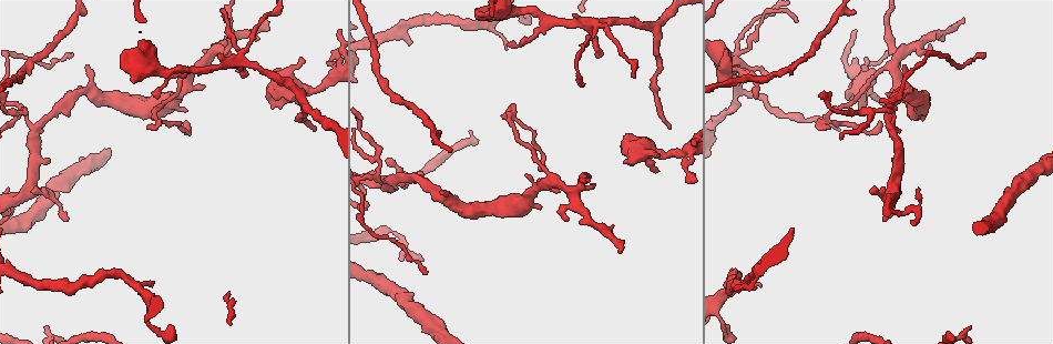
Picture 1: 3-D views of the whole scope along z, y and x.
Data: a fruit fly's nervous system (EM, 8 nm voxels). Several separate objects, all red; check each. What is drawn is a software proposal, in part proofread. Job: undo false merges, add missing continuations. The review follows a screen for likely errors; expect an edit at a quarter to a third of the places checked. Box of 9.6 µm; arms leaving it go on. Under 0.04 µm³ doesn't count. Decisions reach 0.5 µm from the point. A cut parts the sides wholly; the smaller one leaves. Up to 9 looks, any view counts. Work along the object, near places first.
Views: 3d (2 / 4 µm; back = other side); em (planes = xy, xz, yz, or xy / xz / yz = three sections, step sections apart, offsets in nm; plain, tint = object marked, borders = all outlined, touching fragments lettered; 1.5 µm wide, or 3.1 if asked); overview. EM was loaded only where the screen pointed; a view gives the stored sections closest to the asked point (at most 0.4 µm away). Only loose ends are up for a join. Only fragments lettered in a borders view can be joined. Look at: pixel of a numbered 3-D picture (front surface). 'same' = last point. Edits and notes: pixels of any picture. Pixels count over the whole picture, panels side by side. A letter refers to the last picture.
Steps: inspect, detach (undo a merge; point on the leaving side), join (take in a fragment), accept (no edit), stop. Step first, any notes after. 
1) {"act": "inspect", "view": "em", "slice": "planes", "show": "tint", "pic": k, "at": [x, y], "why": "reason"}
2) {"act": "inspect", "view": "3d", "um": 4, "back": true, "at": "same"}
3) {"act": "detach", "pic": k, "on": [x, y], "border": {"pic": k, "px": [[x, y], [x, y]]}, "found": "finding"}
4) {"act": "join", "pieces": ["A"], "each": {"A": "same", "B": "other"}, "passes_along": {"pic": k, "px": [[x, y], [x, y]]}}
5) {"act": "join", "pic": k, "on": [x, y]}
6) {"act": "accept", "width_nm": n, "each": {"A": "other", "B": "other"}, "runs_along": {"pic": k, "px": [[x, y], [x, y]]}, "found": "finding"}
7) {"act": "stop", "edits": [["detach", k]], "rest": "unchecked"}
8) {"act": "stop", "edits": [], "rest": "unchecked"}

{"act": "inspect", "view": "em", "slice": "planes", "show": "tint", "pic": 1, "at": [654, 171], "why": "free end"}

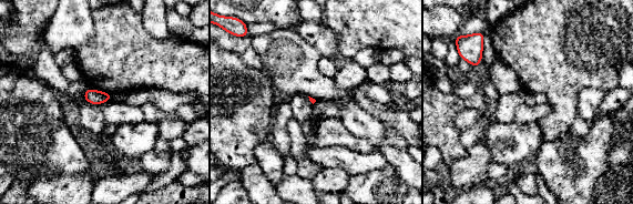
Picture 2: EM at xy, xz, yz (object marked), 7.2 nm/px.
{"act": "inspect", "view": "em", "slice": "planes", "show": "borders", "at": "same", "why": "what lies round it"}

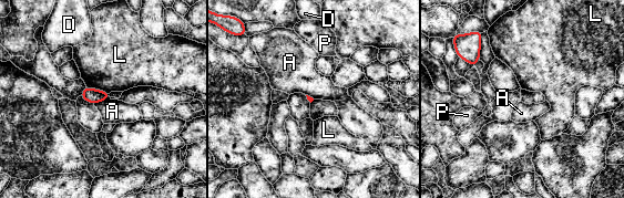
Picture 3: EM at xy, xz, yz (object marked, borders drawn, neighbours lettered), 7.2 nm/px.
{"act": "accept", "each": {"A": "other", "D": "other", "L": "other", "P": "other"}, "border": {"pic": 3, "px": [[87, 85], [109, 93]]}, "found": "no lettered fragment goes on from it"}

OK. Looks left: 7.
{"act": "inspect", "view": "3d", "um": 4, "pic": 1, "at": [619, 250], "why": "an open end"}

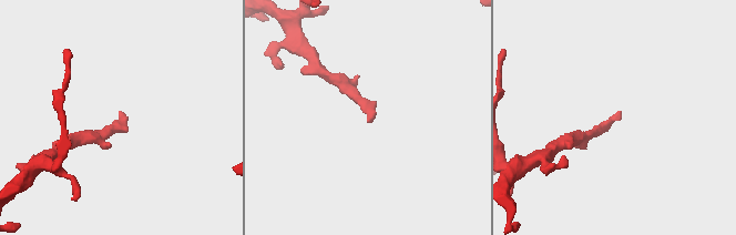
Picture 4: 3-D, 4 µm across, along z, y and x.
{"act": "inspect", "view": "em", "slice": "planes", "show": "tint", "pic": 4, "at": [368, 119], "why": "now the EM"}

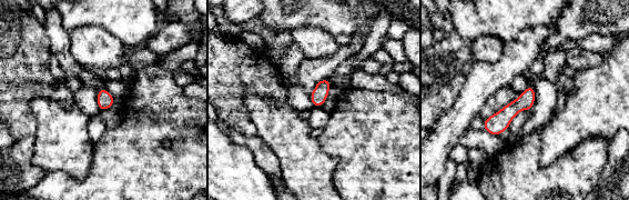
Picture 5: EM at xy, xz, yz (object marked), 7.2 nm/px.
{"act": "inspect", "view": "em", "slice": "planes", "show": "borders", "at": "same"}

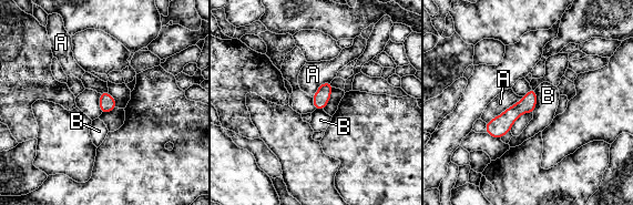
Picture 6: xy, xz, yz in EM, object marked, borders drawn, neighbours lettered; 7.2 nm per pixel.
{"act": "accept", "width_nm": 110, "longest_contact_nm": ["A", 340], "each": {"A": "other", "B": "other"}, "found": "no lettered fragment goes on from it"}

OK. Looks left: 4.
{"act": "inspect", "view": "3d", "um": 4, "pic": 1, "at": [390, 181], "why": "a fork"}

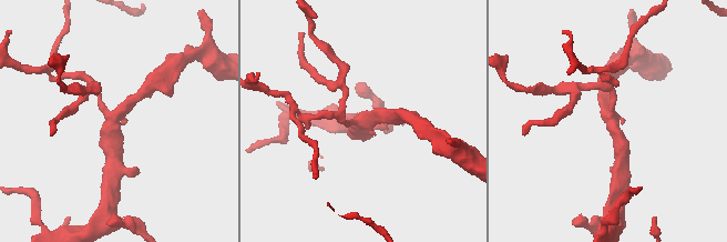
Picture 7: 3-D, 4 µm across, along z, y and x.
{"act": "inspect", "view": "em", "slice": "yz", "step": 8, "show": "tint", "pic": 7, "at": [114, 114], "why": "shape alone is not enough"}

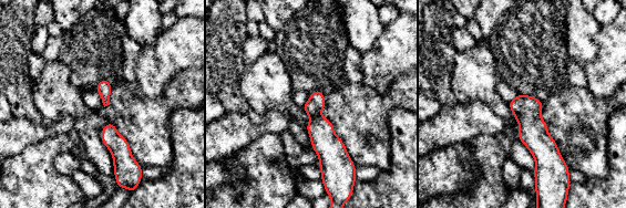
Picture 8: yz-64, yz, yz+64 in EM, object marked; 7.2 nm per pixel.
{"act": "inspect", "view": "em", "slice": "planes", "show": "borders", "at": "same", "why": "another direction"}

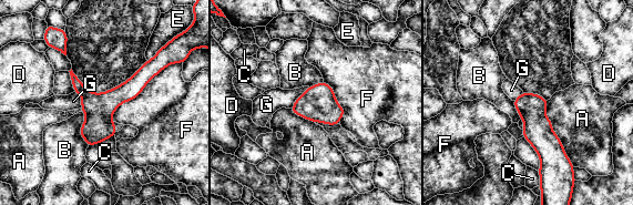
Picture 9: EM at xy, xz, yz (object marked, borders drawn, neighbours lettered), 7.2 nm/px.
{"act": "accept", "width_nm": 200, "each": {"A": "other", "B": "other", "C": "other", "D": "other", "E": "other", "F": "other", "G": "other"}, "border": {"pic": 9, "px": [[308, 86], [289, 108]]}, "found": "one neuron here"}

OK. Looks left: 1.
{"act": "stop", "edits": [], "rest": "unchecked"}

